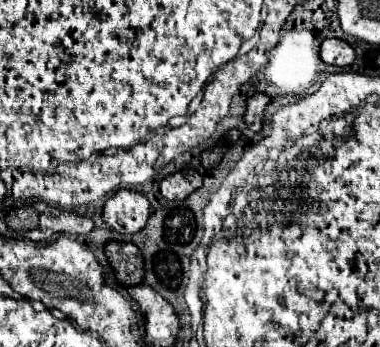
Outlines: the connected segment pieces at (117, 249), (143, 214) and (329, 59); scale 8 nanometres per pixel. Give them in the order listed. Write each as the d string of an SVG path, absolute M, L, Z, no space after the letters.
M113 240L105 246L105 254L115 270L117 280L123 286L137 286L143 282L145 276L143 254L135 244Z
M133 190L115 192L103 208L103 220L119 234L135 234L145 228L151 214L149 200Z
M325 40L321 46L321 58L325 64L333 66L351 66L355 62L355 50L345 40Z

